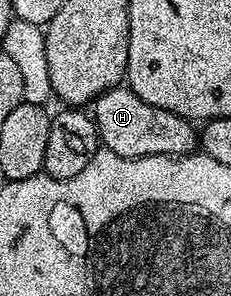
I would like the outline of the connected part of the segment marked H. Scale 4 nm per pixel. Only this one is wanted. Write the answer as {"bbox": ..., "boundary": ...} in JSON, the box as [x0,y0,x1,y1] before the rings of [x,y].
{"bbox":[91,84,199,158],"boundary":[[[125,84],[98,96],[97,101],[92,103],[91,117],[97,124],[100,145],[115,152],[115,156],[182,158],[185,154],[194,153],[199,146],[199,130],[190,119],[180,118],[178,114],[163,108],[155,108],[147,104],[147,100],[139,100],[139,96],[135,96],[135,92]]]}

